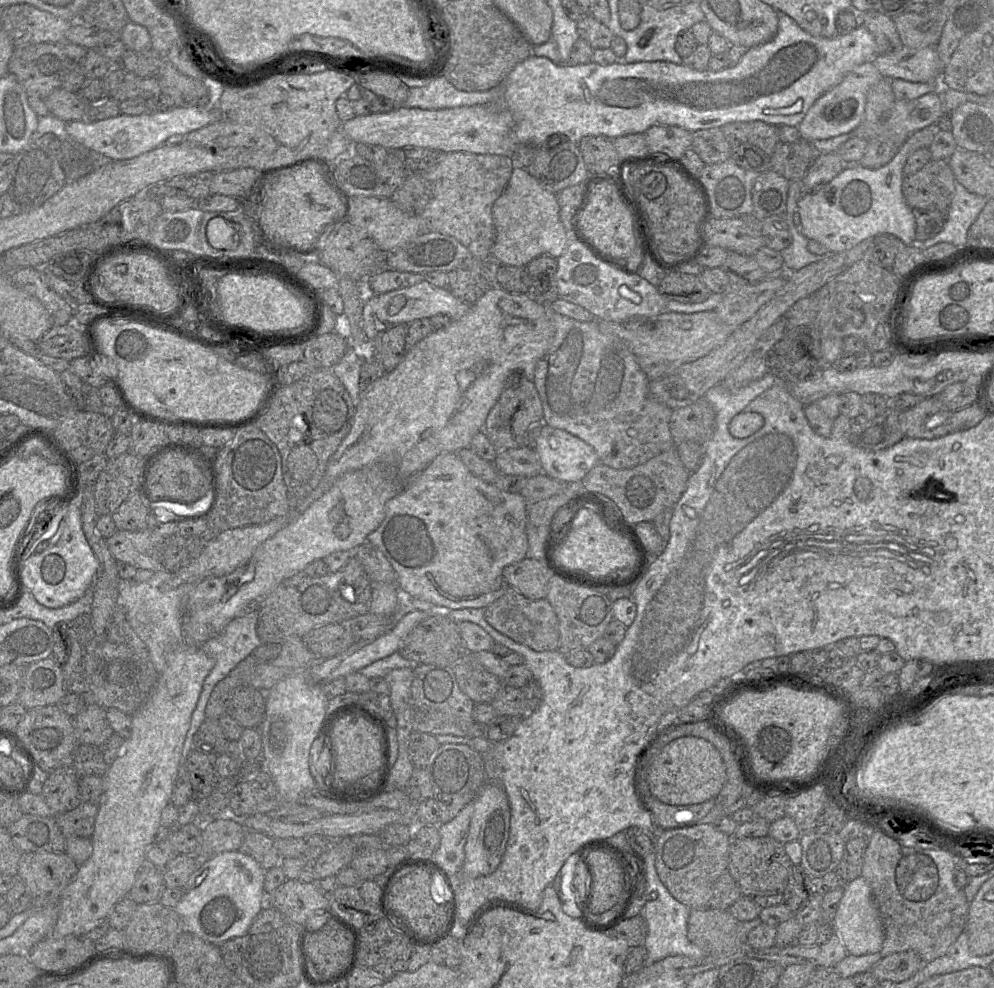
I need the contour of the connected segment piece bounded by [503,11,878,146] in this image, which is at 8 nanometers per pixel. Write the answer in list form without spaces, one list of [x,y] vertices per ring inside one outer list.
[[[781,11],[776,12],[778,16],[778,31],[776,36],[767,43],[748,49],[735,66],[730,66],[717,72],[708,70],[698,71],[683,64],[676,65],[671,62],[662,61],[630,64],[617,61],[610,65],[599,65],[593,62],[586,64],[555,64],[546,57],[529,56],[517,64],[503,80],[503,106],[512,113],[515,120],[515,135],[518,146],[542,146],[552,138],[555,138],[555,141],[562,140],[578,143],[583,137],[593,135],[602,135],[610,139],[616,139],[628,134],[644,133],[647,129],[655,125],[677,126],[690,132],[722,127],[732,122],[763,121],[776,127],[783,125],[797,127],[804,119],[809,108],[820,96],[839,84],[851,70],[876,57],[878,55],[878,49],[873,35],[861,24],[845,35],[837,35],[833,38],[815,37],[801,29],[788,15]]]

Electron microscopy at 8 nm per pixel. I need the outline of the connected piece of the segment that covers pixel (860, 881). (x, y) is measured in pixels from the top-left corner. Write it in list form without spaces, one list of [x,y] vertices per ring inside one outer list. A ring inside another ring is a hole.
[[[860,876],[844,885],[844,894],[832,925],[835,935],[839,937],[848,954],[861,956],[879,953],[882,950],[884,927],[871,888],[864,877]]]

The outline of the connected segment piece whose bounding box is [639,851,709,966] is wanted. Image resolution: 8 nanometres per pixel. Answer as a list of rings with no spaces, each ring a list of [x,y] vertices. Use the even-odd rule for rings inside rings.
[[[655,851],[645,856],[645,902],[639,915],[647,923],[647,936],[643,944],[647,950],[646,966],[675,955],[684,955],[694,959],[706,957],[709,955],[708,951],[703,951],[688,939],[687,928],[691,909],[670,894],[659,878],[655,863]]]

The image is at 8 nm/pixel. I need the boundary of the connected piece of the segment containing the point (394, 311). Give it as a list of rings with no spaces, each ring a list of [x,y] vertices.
[[[423,280],[409,287],[372,294],[362,308],[361,328],[369,339],[374,340],[379,332],[392,325],[408,325],[416,319],[431,318],[437,314],[444,314],[451,319],[457,319],[465,315],[470,306],[455,297],[447,288],[437,287]]]

